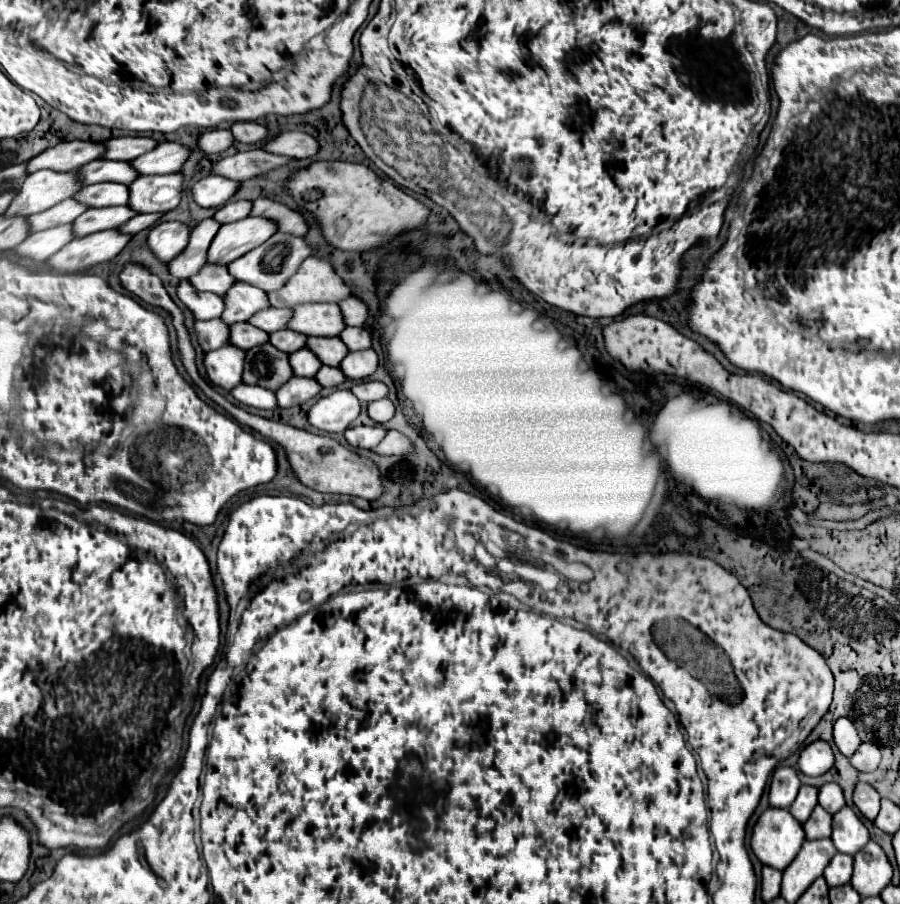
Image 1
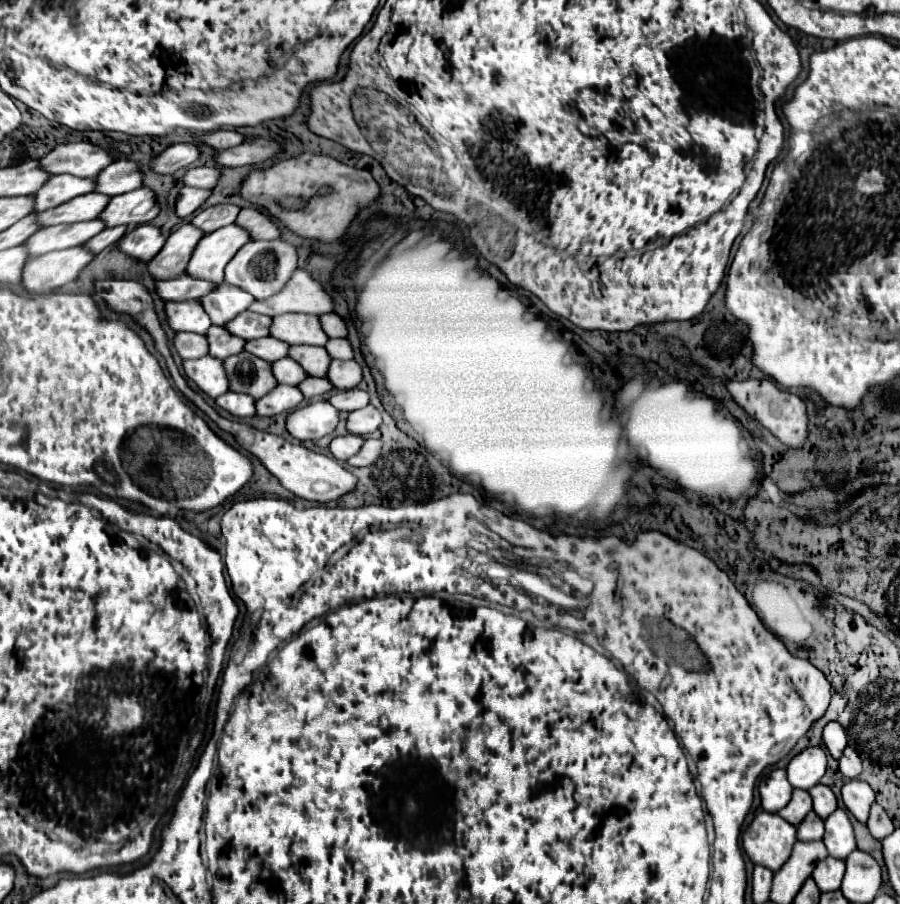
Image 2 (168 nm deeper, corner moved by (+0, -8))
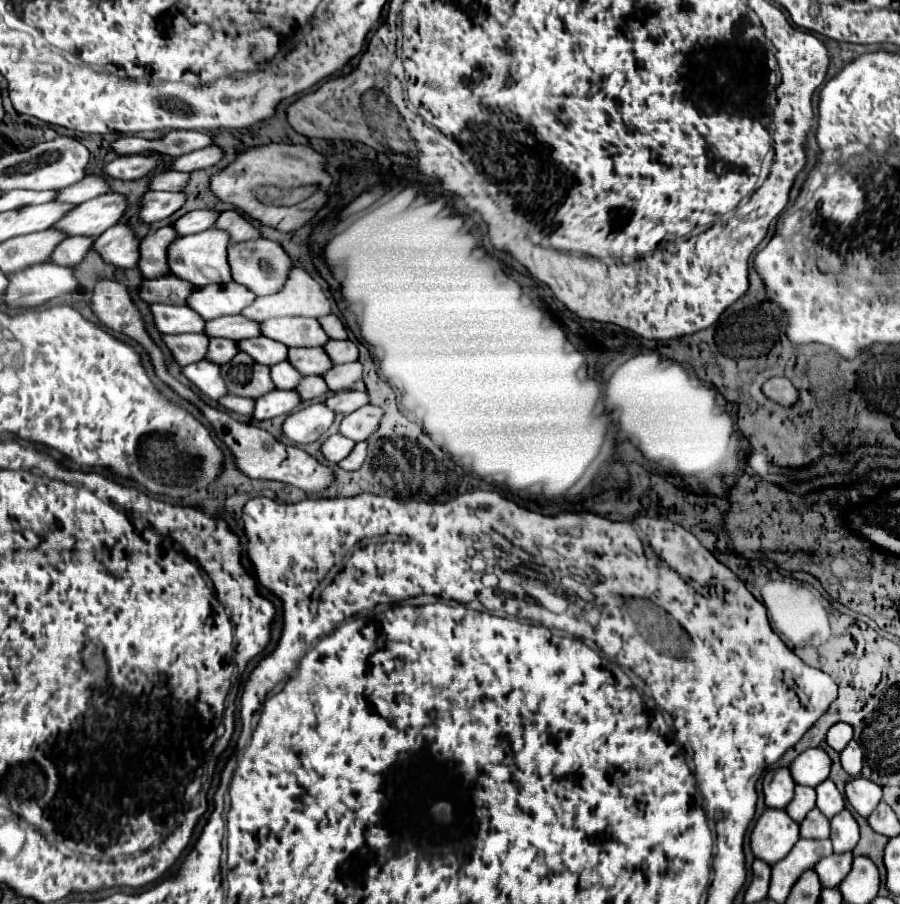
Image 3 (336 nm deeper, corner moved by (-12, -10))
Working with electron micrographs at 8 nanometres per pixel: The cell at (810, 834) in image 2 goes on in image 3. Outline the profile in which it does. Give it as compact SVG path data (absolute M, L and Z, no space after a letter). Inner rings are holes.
M814 808L806 818L800 822L800 836L802 838L828 838L830 836L830 822L824 814Z

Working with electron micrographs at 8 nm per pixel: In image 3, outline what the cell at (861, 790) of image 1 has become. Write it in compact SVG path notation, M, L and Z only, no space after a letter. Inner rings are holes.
M854 778L846 784L844 794L848 798L848 802L852 804L852 808L860 814L860 816L868 816L874 806L878 806L878 802L882 800L882 788L866 778Z

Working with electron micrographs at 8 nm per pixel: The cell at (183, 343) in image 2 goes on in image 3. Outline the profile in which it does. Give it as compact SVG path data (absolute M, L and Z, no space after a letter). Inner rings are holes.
M176 334L176 336L162 336L162 340L178 366L188 366L192 362L204 360L208 350L206 334Z

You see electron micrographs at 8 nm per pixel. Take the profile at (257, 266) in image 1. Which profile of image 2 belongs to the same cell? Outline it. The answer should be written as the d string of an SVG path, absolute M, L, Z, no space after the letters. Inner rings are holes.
M270 240L270 242L250 242L238 250L234 260L228 262L224 282L234 284L246 292L250 292L256 300L266 300L274 292L280 292L290 280L292 272L298 268L298 252L292 244L284 240Z

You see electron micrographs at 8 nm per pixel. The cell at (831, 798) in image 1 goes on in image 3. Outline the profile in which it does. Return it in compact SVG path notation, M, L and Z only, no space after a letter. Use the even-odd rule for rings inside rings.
M830 778L816 786L816 794L818 794L816 806L820 808L820 812L826 818L834 818L844 808L844 798L842 798L842 794L838 792L836 784Z

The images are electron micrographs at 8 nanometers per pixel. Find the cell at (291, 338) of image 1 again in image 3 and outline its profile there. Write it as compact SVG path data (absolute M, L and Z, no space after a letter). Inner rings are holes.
M258 336L258 338L248 338L248 340L242 340L242 342L236 342L238 350L240 352L246 352L250 354L256 362L262 362L266 366L274 366L282 360L286 360L286 354L288 354L288 348L266 338L266 336Z

